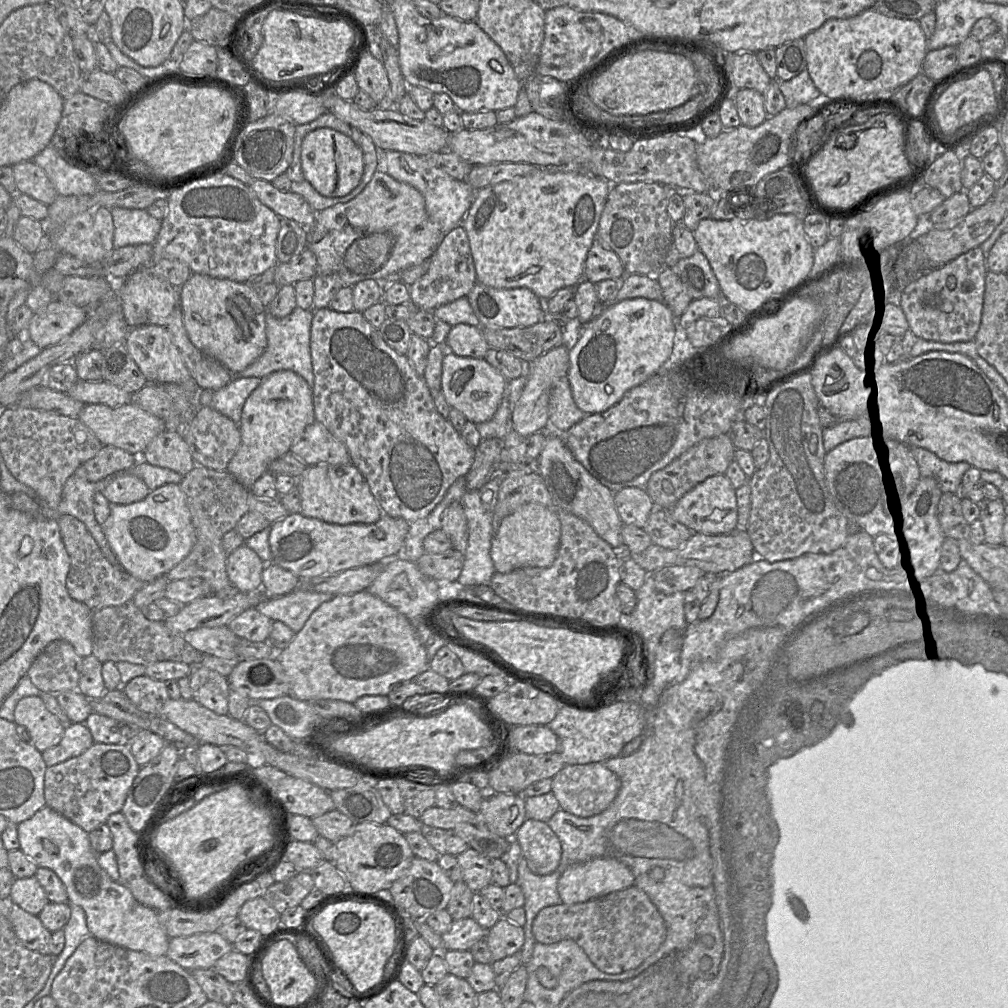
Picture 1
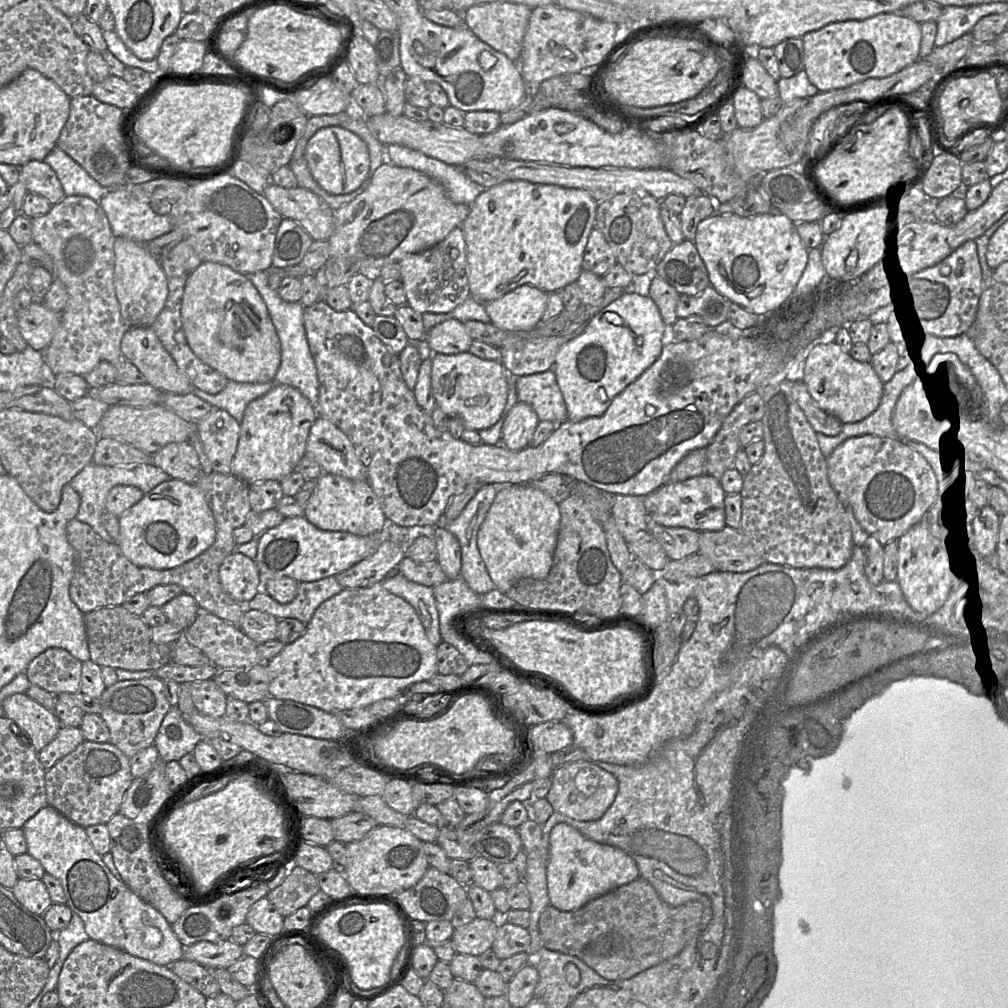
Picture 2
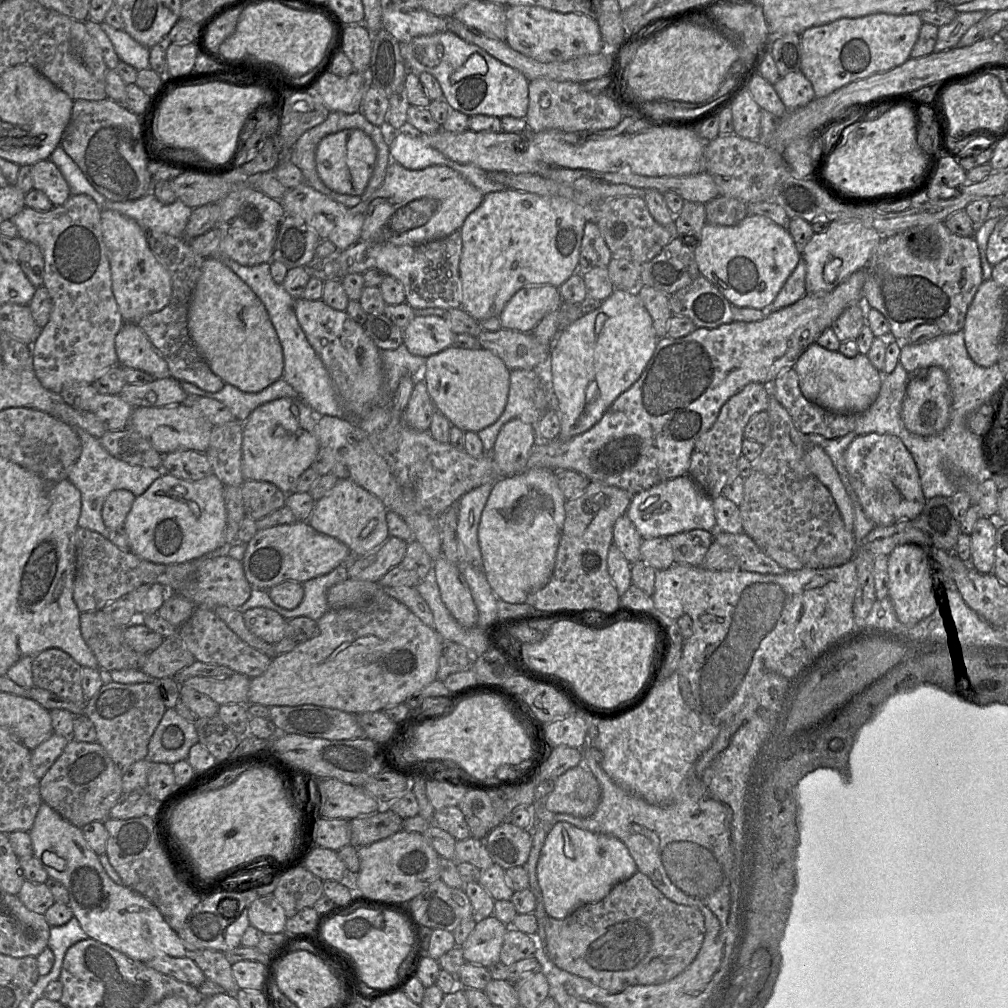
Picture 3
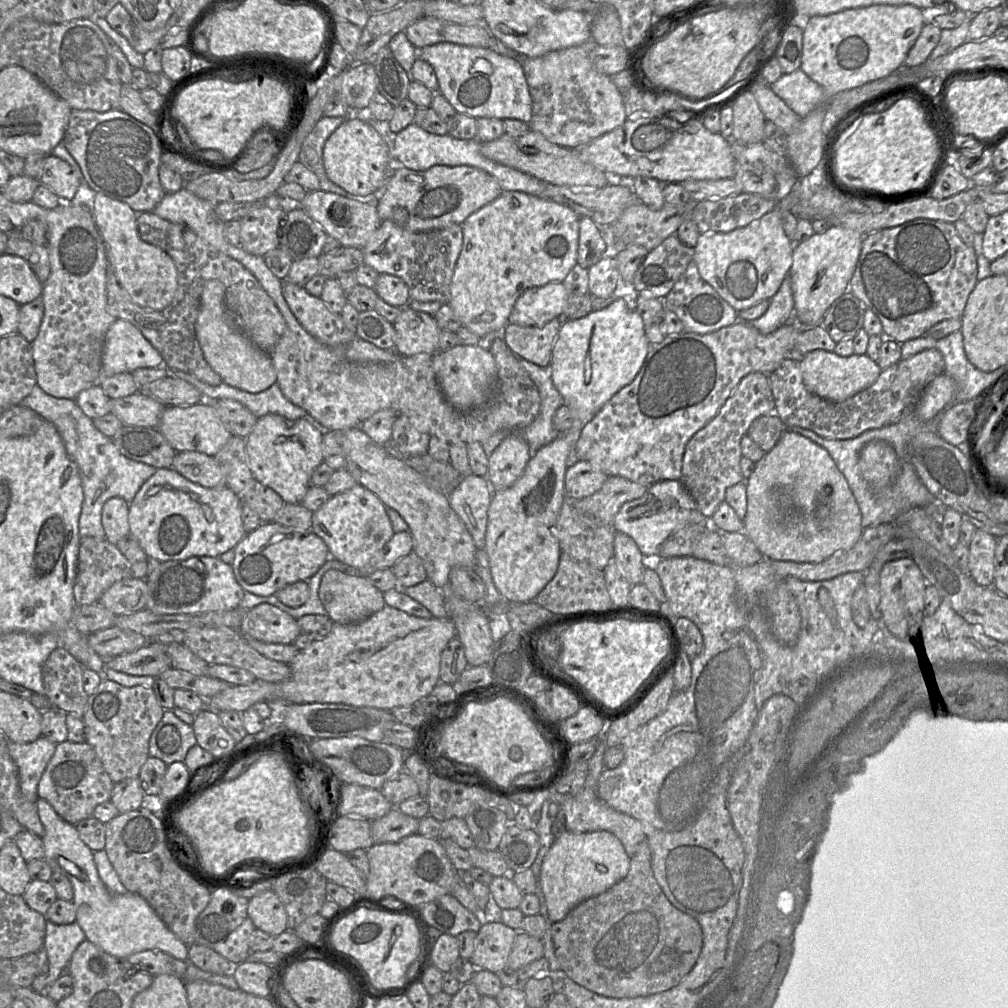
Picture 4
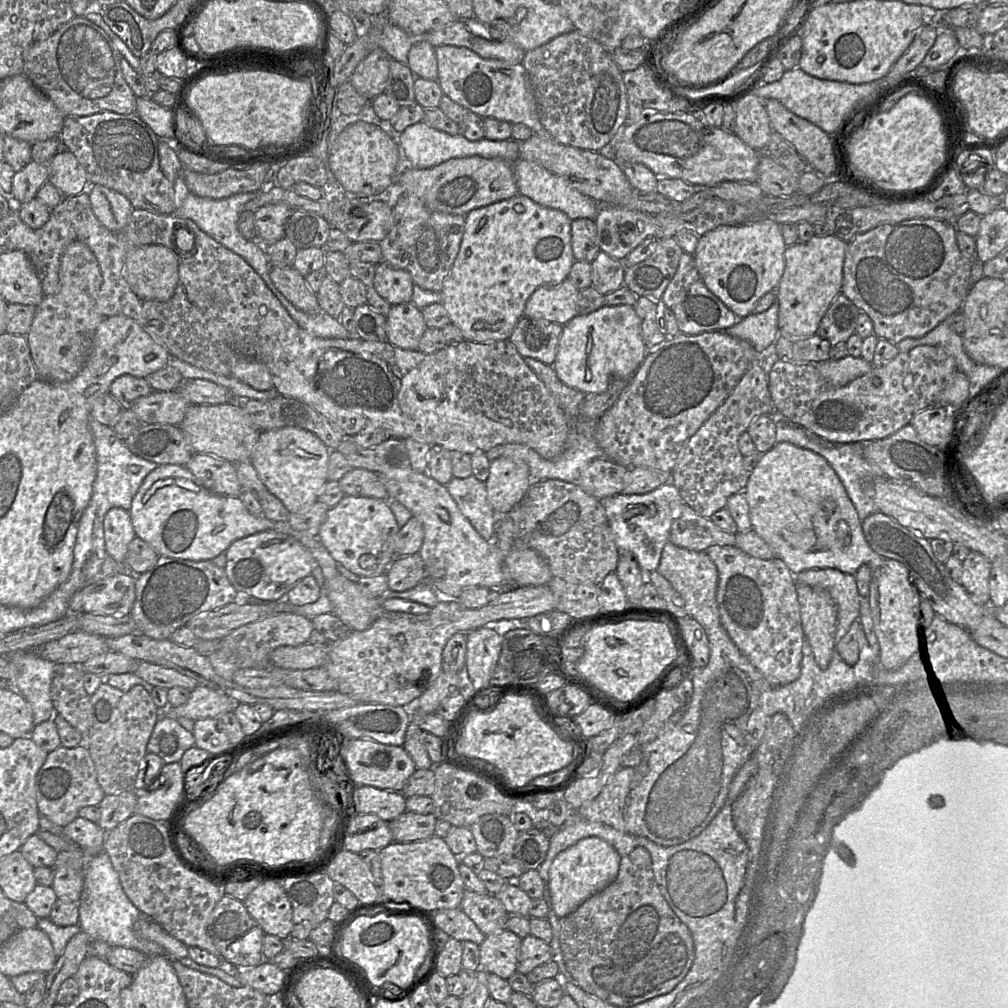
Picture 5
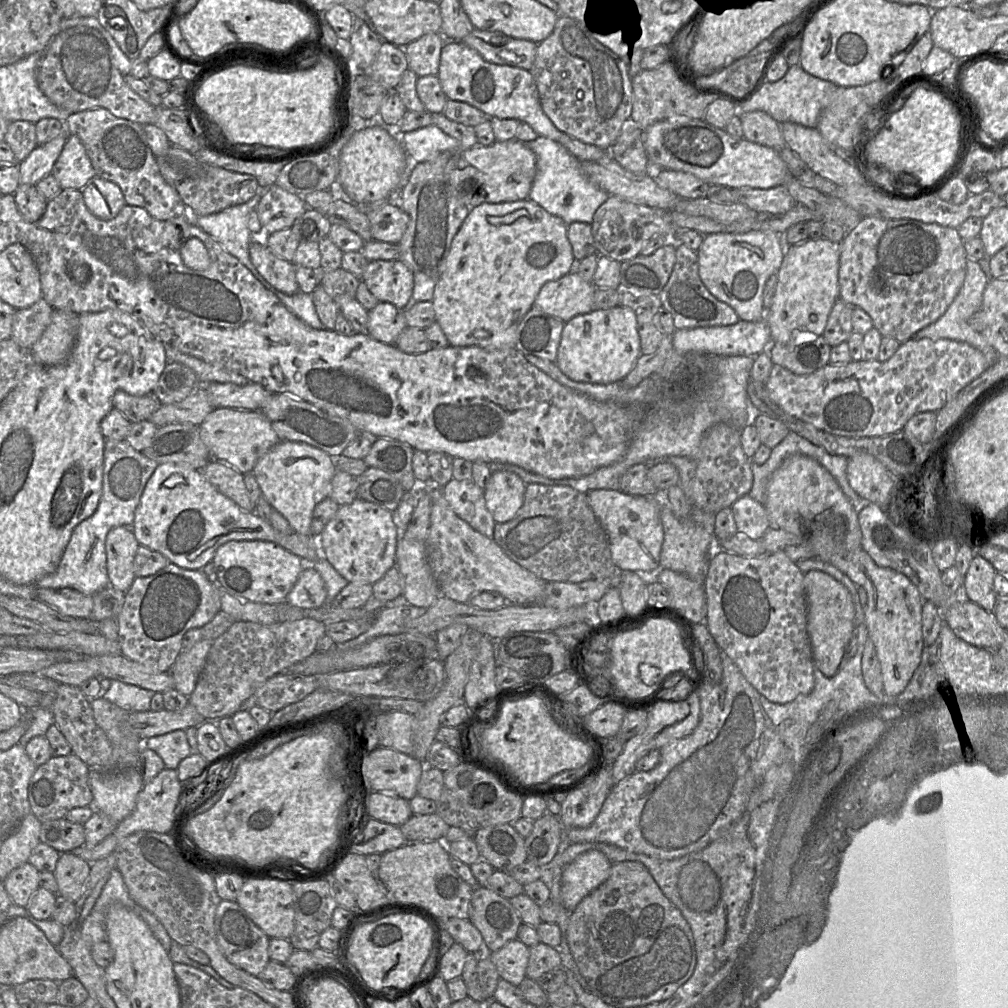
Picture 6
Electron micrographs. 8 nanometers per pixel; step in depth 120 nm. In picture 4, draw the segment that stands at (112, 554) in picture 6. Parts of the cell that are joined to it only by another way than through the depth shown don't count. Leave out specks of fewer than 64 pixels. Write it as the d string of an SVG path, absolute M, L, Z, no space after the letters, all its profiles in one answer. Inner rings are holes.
M112 497L104 503L101 522L107 541L115 545L130 534L128 514L129 503L120 497Z

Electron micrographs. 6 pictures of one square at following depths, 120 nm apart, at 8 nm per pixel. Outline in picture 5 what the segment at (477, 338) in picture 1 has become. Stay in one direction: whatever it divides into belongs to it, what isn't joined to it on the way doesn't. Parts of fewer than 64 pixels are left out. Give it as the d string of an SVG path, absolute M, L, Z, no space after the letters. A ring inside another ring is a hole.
M411 301L391 305L385 325L387 342L405 350L418 350L419 341L426 329L421 309Z

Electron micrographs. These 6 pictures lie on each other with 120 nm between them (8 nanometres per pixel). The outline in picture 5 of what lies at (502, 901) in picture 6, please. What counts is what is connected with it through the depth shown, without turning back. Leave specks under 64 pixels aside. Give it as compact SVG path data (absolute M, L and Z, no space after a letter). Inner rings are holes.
M465 889L460 908L485 936L506 929L509 914L493 894Z

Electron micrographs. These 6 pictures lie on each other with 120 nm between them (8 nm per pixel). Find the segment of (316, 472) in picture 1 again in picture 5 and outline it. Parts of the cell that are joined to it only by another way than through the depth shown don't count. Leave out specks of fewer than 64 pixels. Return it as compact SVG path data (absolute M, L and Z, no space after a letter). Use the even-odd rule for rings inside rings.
M345 495L329 508L317 537L336 562L357 576L368 577L385 573L396 558L395 540L399 529L388 501Z

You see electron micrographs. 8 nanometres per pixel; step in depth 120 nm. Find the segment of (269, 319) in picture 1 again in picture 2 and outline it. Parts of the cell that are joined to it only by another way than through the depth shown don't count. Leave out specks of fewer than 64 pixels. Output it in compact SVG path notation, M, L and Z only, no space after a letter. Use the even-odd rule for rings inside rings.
M257 271L245 274L245 276L252 282L263 298L280 340L281 363L274 377L274 383L296 388L315 408L319 398L319 381L315 361L310 352L304 328L303 312L305 307L301 302L282 300L278 292L269 287L268 273L266 271Z

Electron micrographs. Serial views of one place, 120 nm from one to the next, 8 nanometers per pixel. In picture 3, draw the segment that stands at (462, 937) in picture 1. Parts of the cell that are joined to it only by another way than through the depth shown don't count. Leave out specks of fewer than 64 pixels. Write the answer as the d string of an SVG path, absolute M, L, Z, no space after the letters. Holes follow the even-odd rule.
M494 916L478 919L473 931L461 946L465 962L489 967L500 961L507 928Z

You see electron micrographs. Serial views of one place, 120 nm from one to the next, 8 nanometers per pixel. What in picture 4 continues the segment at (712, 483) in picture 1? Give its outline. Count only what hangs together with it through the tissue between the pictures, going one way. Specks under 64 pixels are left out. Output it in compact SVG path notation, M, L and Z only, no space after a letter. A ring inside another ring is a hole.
M664 480L651 485L641 498L626 502L617 513L613 528L630 536L647 559L657 559L664 541L676 530L692 523L710 521L698 509L680 480Z

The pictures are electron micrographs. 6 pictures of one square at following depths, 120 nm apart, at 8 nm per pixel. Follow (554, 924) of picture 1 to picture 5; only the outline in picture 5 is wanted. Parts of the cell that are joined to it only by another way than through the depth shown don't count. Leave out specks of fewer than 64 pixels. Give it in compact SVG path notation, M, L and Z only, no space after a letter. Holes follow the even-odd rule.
M636 847L628 855L621 857L617 877L611 884L592 895L569 915L560 918L560 949L572 981L585 992L618 1007L631 1007L671 992L687 975L695 959L695 946L691 932L673 912L661 894L652 870L651 856L643 847Z

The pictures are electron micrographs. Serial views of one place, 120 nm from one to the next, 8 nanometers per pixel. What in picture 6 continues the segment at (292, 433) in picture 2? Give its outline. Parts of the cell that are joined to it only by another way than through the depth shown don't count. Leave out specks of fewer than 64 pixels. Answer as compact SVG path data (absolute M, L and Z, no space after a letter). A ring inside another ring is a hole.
M283 440L258 460L251 473L254 474L262 495L273 509L286 518L292 531L312 535L314 508L329 497L331 481L336 471L334 458L326 452L304 442Z

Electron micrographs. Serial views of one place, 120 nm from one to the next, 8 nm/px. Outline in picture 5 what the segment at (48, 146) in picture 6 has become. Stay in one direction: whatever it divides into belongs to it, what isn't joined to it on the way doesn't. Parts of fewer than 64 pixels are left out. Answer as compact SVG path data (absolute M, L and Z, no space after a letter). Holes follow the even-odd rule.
M30 161L22 170L15 173L9 197L20 203L27 203L36 197L38 190L49 180L49 163Z

